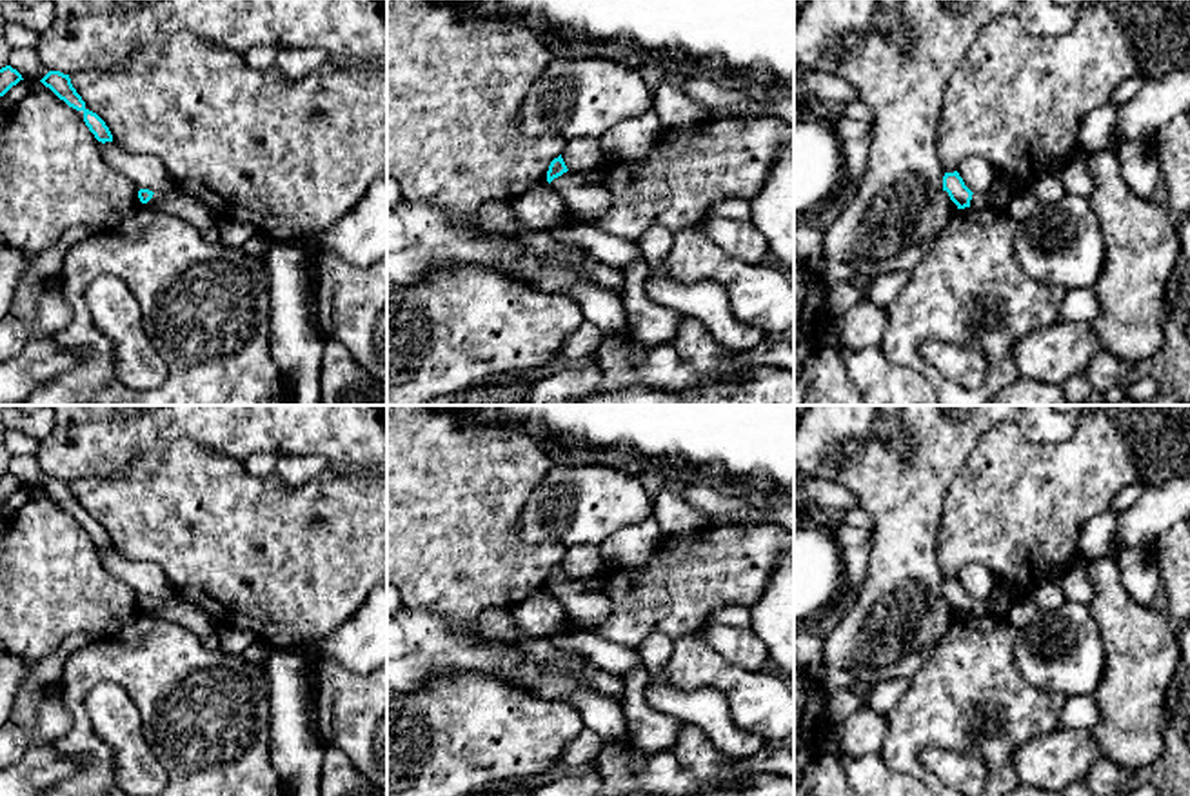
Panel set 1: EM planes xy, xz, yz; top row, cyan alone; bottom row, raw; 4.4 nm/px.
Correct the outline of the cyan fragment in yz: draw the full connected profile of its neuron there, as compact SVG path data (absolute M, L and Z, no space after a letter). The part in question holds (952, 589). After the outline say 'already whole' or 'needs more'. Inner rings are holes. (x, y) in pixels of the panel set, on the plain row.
M957 578L945 580L943 583L943 598L948 600L950 607L957 612L957 616L976 614L976 616L994 616L994 609L987 600L972 600Z; needs more

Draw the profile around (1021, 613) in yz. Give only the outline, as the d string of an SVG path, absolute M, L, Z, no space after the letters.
M1023 598L1007 612L1007 620L1019 631L1037 614L1037 605L1030 598Z

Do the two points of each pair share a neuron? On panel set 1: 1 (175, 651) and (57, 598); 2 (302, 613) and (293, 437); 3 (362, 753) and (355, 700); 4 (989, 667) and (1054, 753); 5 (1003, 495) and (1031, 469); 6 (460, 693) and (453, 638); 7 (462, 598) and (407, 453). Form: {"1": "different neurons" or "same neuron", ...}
{"1": "different neurons", "2": "different neurons", "3": "same neuron", "4": "different neurons", "5": "same neuron", "6": "different neurons", "7": "same neuron"}

